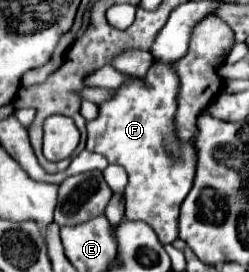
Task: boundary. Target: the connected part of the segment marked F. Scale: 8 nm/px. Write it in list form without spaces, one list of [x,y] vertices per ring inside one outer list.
[[[157,62],[157,66],[151,68],[149,74],[145,76],[145,84],[143,84],[141,78],[131,78],[125,86],[121,86],[121,88],[117,90],[117,96],[115,96],[113,100],[101,104],[99,118],[93,120],[93,122],[87,122],[87,132],[89,132],[89,136],[87,136],[87,148],[89,148],[91,152],[103,154],[103,156],[109,160],[109,164],[121,164],[121,166],[127,170],[127,174],[129,174],[129,190],[125,190],[125,218],[127,218],[127,220],[143,220],[143,222],[147,222],[147,224],[157,232],[161,244],[169,244],[169,242],[173,242],[173,240],[177,238],[179,206],[181,206],[181,202],[185,200],[185,196],[189,194],[189,190],[191,190],[191,186],[193,186],[195,168],[197,168],[197,148],[193,146],[193,142],[181,142],[181,140],[177,138],[177,132],[175,132],[175,110],[177,110],[177,102],[175,102],[175,100],[177,100],[178,89],[179,78],[177,70],[173,70],[171,62]]]

